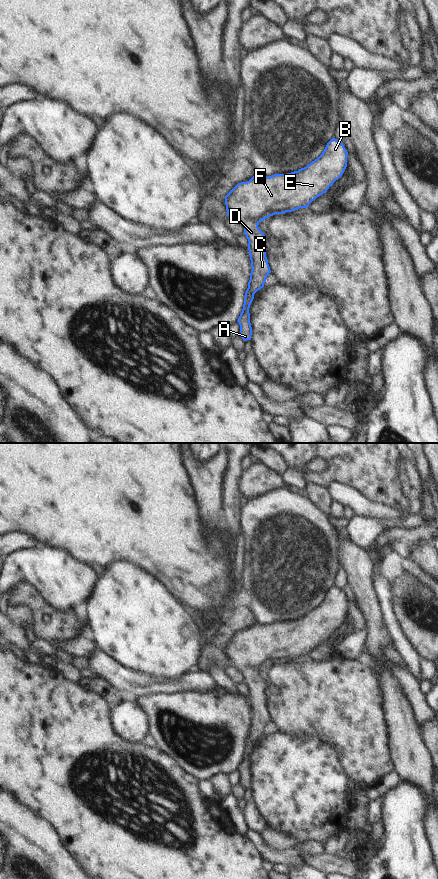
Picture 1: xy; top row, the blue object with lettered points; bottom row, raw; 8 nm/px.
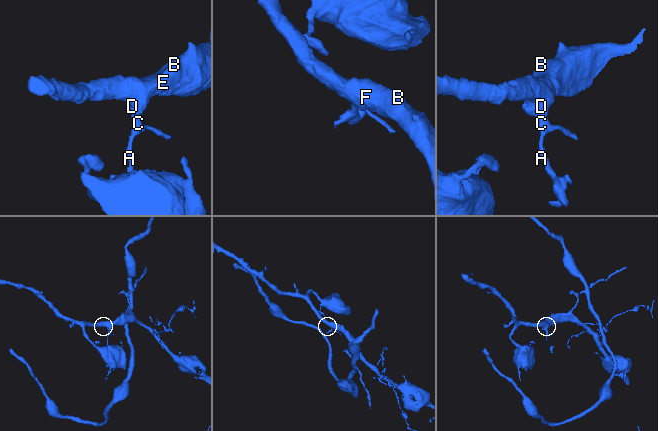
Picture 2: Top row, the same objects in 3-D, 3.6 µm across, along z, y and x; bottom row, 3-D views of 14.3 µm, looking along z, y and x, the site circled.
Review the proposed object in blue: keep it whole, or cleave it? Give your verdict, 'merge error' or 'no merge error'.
no merge error

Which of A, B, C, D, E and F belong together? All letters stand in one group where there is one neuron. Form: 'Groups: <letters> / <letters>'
Groups: A B C D E F

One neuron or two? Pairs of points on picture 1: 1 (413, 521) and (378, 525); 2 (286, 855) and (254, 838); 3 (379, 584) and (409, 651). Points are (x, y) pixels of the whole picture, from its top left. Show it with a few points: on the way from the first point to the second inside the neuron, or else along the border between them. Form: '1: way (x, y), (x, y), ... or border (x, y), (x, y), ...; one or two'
1: way (404, 524), (387, 525); one
2: way (278, 855), (270, 855), (261, 846); one
3: way (385, 601), (387, 614), (396, 634); one

